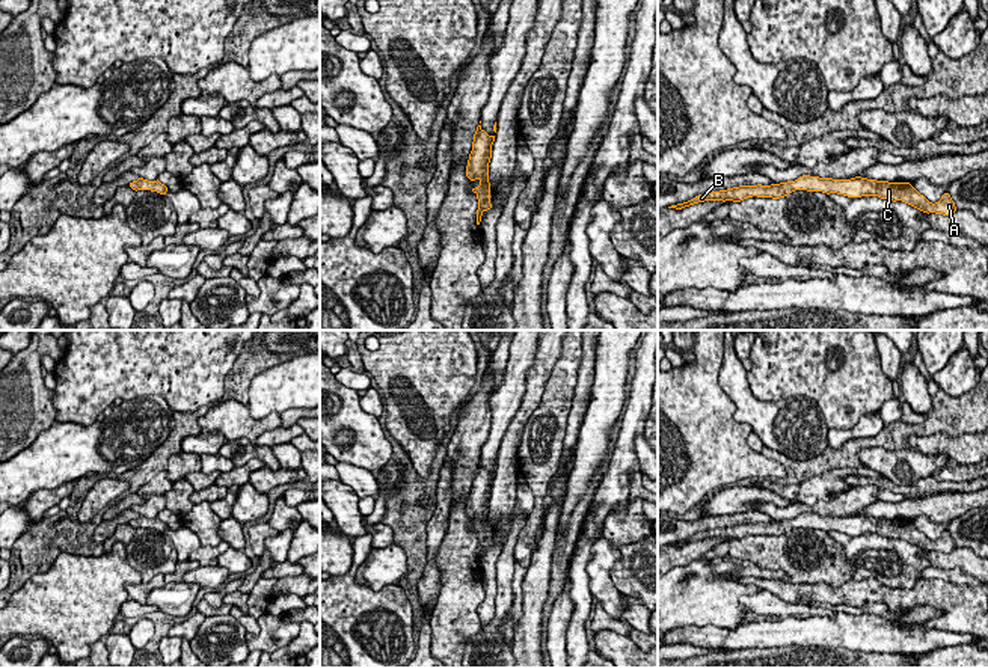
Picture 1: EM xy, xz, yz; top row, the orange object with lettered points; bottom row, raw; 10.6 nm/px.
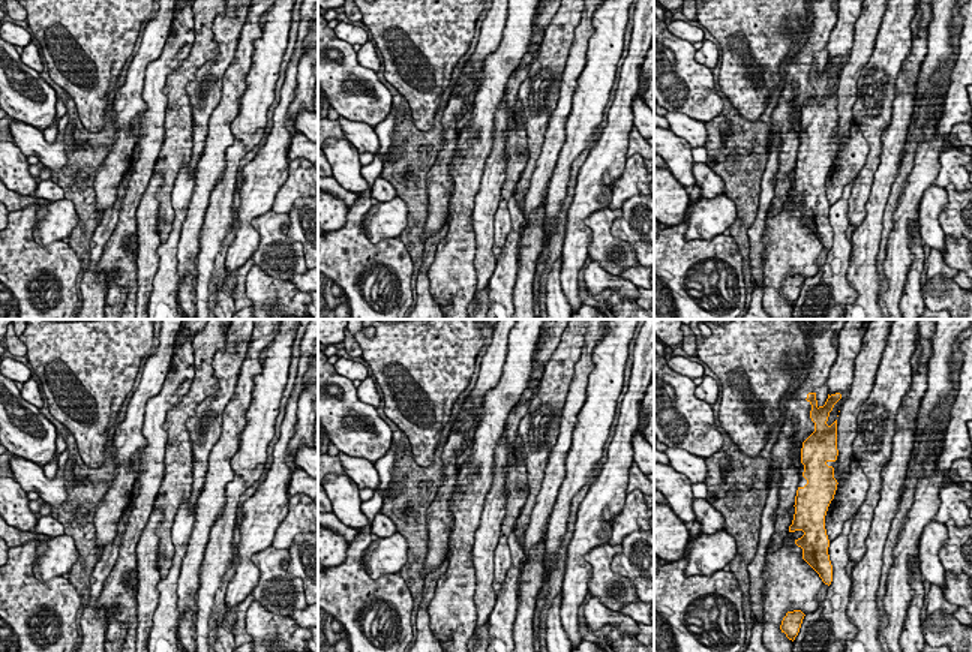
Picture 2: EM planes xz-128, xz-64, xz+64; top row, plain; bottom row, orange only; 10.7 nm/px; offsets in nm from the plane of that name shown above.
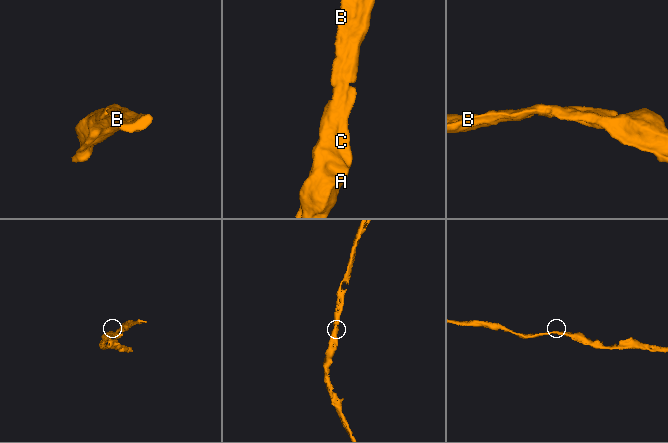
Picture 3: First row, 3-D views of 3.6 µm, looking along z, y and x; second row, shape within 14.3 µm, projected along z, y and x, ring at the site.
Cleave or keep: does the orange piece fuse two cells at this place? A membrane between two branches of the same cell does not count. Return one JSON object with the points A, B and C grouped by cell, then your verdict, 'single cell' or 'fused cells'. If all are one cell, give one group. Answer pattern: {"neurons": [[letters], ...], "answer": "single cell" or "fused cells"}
{"neurons": [["A", "B", "C"]], "answer": "single cell"}

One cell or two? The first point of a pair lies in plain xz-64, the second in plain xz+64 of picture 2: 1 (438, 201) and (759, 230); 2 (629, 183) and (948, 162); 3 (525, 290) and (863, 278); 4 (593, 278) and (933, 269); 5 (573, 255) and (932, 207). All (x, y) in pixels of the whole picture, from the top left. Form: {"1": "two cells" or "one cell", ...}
{"1": "one cell", "2": "one cell", "3": "one cell", "4": "one cell", "5": "two cells"}

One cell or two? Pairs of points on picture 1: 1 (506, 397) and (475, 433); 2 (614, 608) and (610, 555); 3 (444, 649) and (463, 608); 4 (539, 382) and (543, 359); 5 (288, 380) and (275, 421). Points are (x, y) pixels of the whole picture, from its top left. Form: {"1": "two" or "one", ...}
{"1": "two", "2": "one", "3": "one", "4": "one", "5": "two"}

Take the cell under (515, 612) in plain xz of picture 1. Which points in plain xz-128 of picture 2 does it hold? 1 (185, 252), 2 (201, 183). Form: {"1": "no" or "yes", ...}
{"1": "no", "2": "no"}

